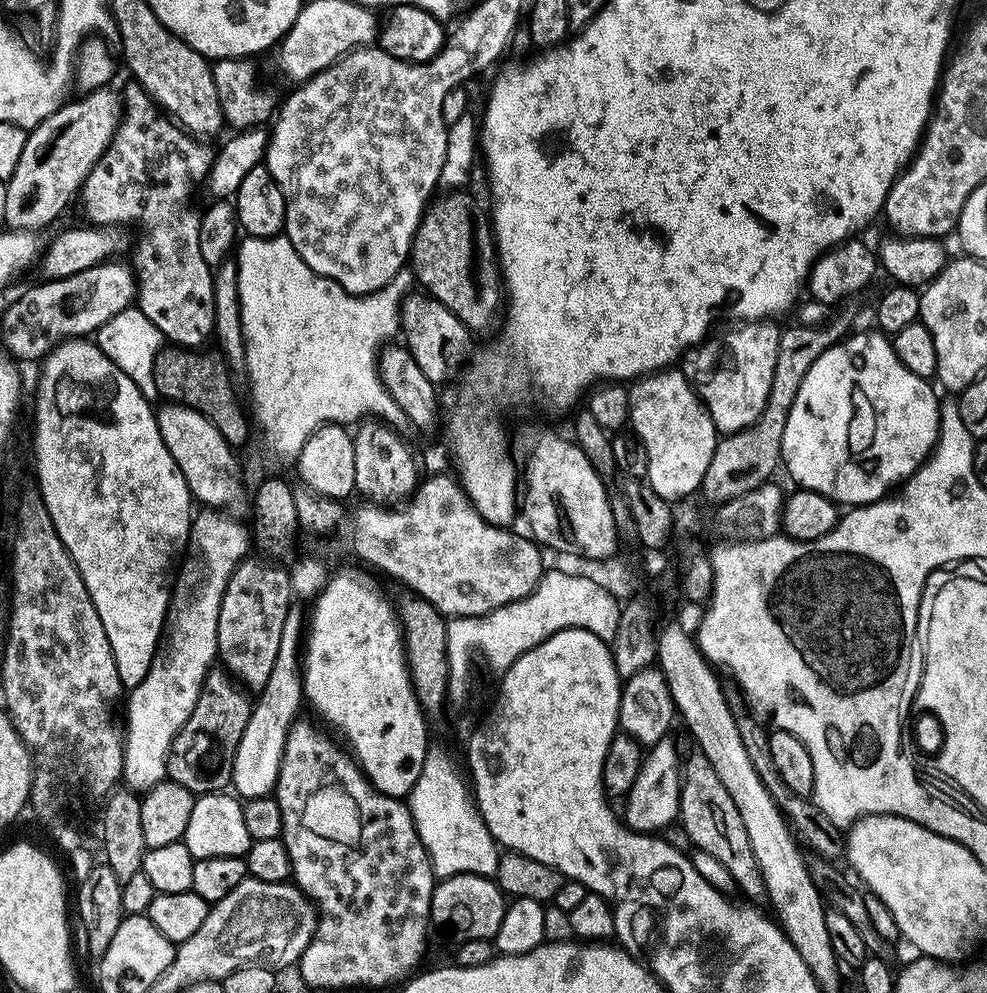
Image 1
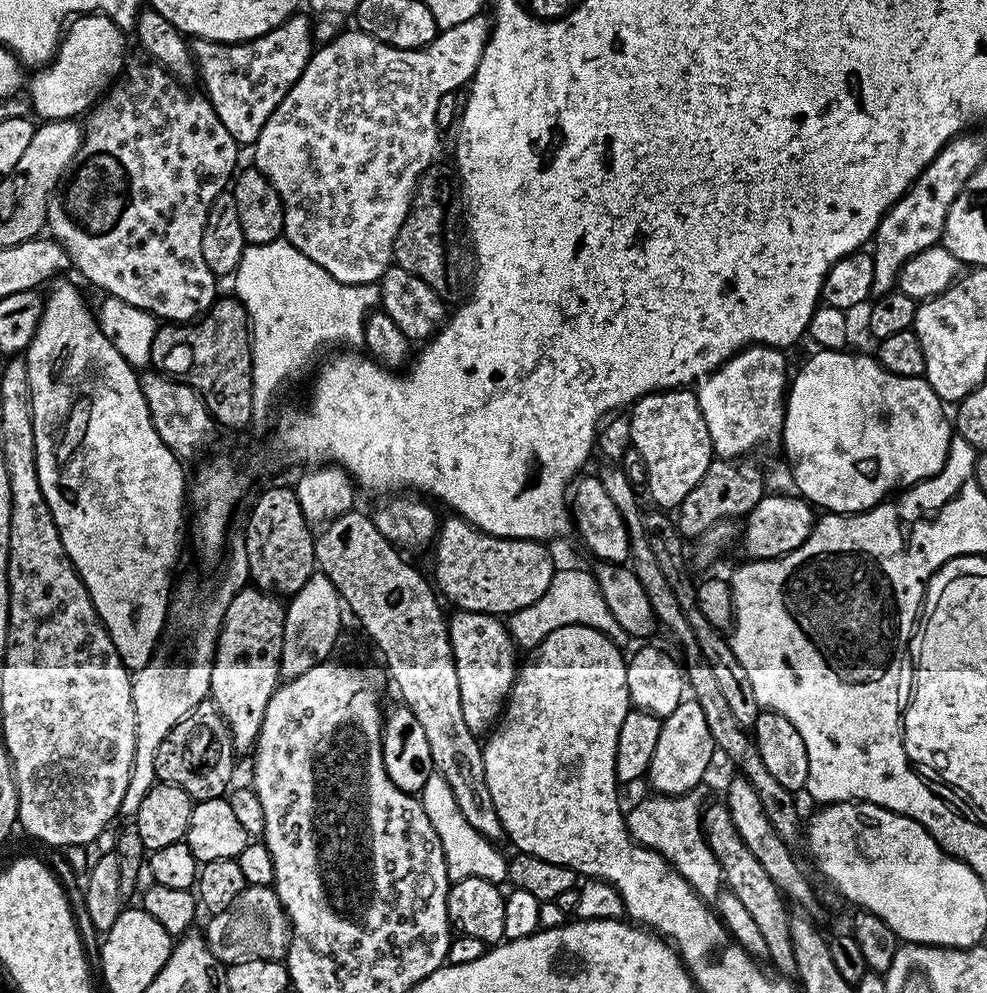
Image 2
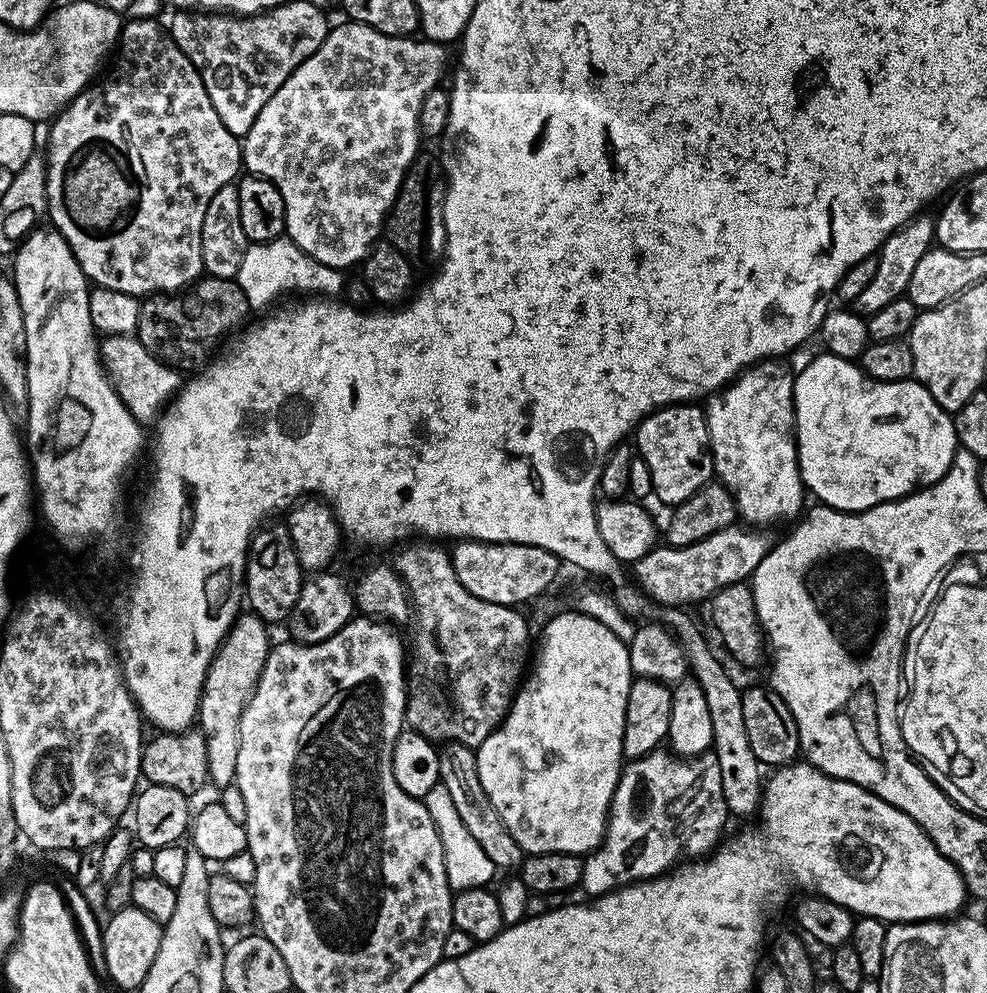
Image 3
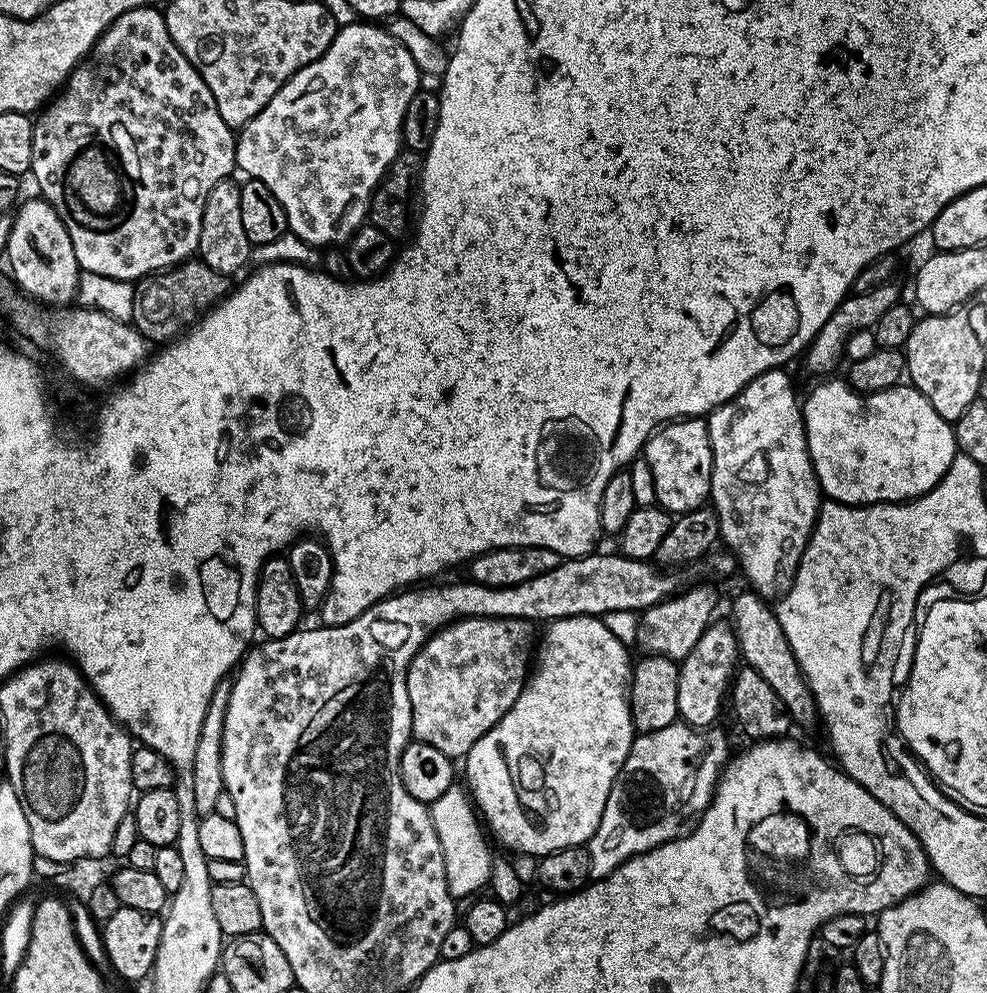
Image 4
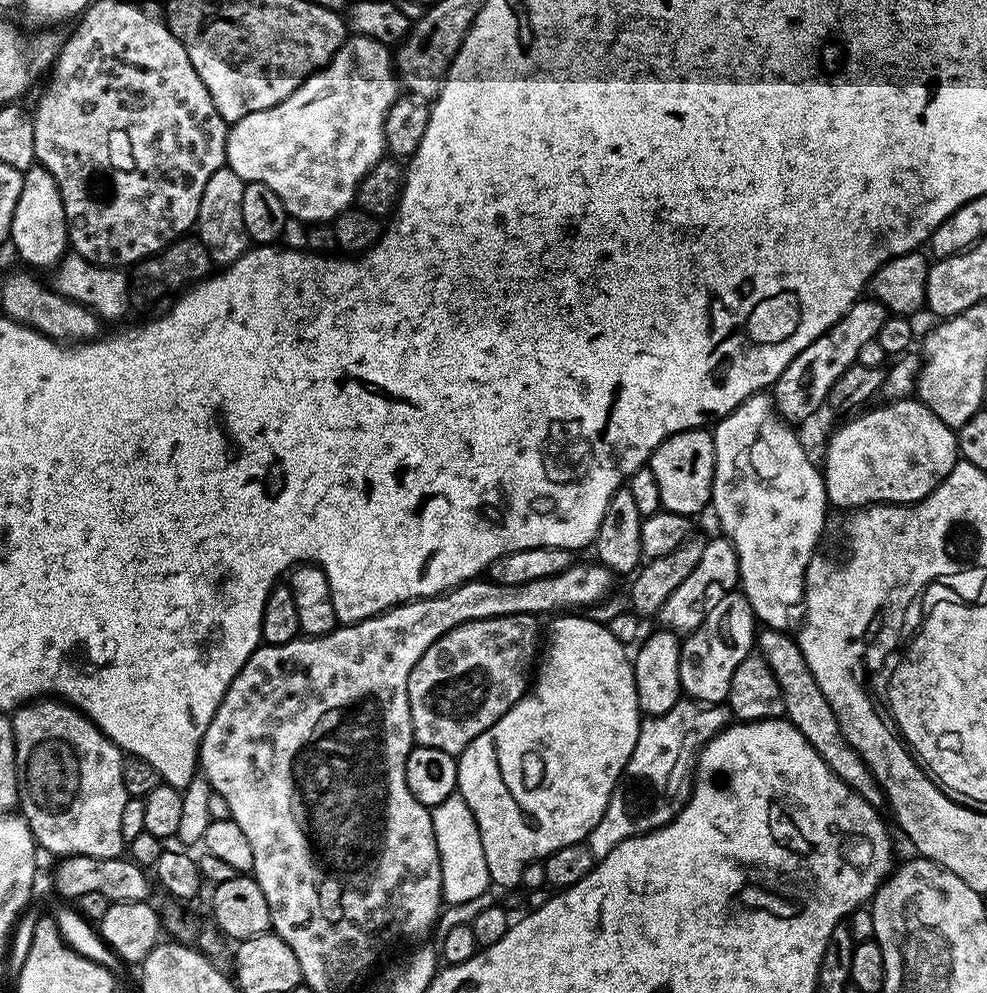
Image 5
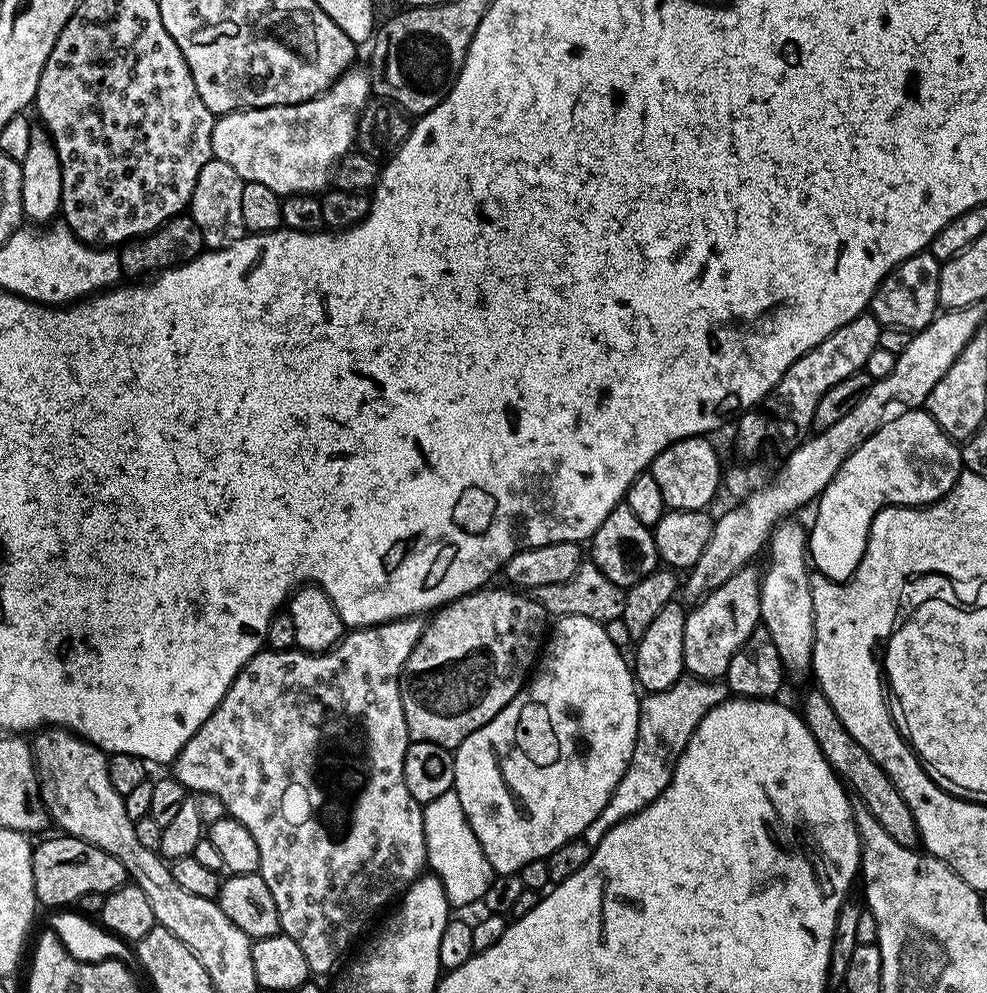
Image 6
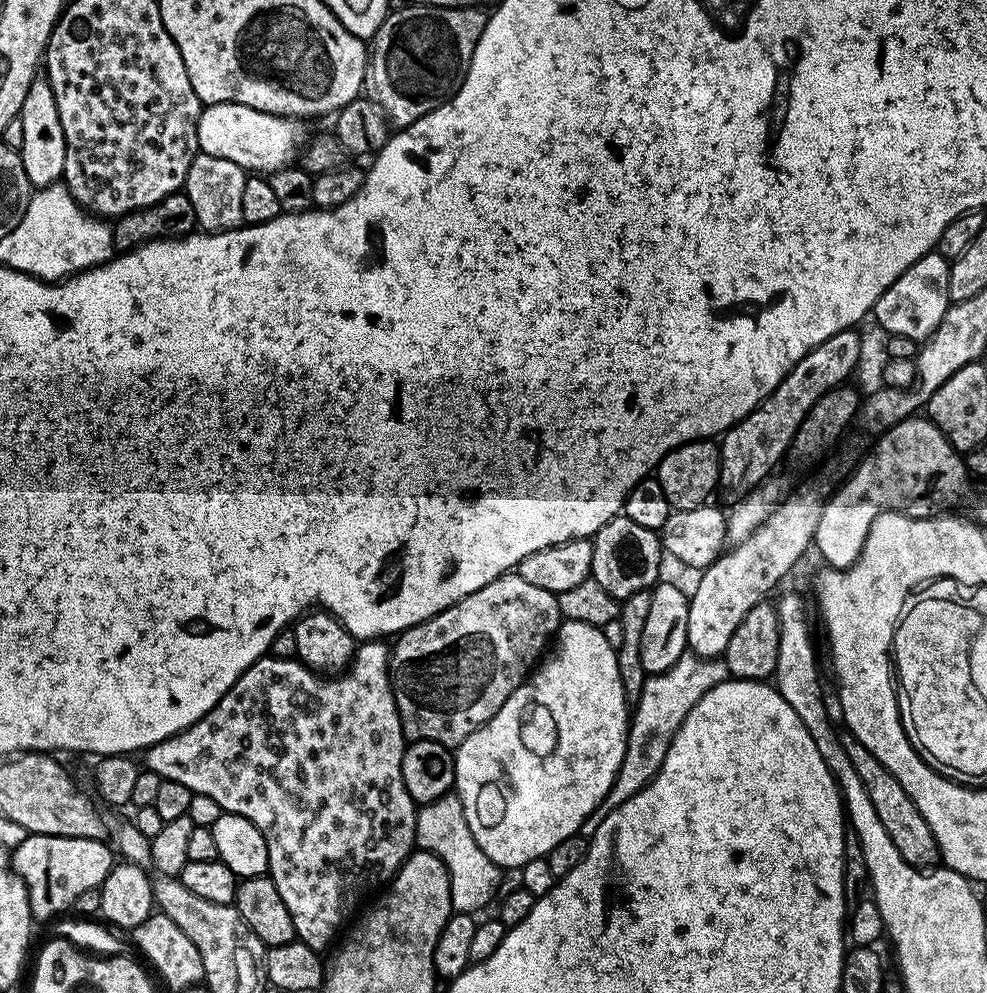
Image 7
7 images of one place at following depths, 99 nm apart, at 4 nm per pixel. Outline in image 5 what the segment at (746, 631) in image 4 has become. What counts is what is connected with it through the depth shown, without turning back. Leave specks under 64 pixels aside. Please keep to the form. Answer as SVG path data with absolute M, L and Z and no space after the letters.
M764 628L758 636L758 652L764 657L770 670L774 670L774 678L778 678L778 686L784 699L784 716L800 731L802 738L806 738L806 742L814 746L818 758L822 758L826 766L830 766L832 773L843 784L850 786L850 790L857 792L870 807L883 809L886 801L880 783L876 781L874 774L868 769L868 764L858 754L858 750L854 750L854 746L850 746L850 742L842 734L838 718L830 702L826 702L826 694L822 694L822 686L818 686L802 654L799 639L788 632Z

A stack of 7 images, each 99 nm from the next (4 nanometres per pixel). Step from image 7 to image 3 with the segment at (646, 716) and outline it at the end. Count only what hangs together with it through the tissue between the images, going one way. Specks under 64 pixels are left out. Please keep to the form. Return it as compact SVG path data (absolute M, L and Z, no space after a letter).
M657 750L640 756L636 760L628 760L623 765L620 773L620 781L616 784L616 789L612 795L612 805L608 808L608 825L604 831L604 840L600 847L594 852L589 852L584 856L584 869L580 879L580 888L588 891L589 897L595 898L604 896L607 892L612 892L625 884L635 884L638 878L651 878L662 876L665 872L672 871L681 862L691 862L697 858L704 858L709 855L721 843L722 835L720 831L724 828L724 823L730 820L730 813L726 806L726 798L722 794L722 770L718 770L718 758L716 753L709 750L700 756L683 757L673 754L668 750Z

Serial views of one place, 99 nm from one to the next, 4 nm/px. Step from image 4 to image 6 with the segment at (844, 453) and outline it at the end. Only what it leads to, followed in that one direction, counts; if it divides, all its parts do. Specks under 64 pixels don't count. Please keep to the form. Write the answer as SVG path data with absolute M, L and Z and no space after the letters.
M904 410L896 417L889 419L879 430L872 435L866 442L862 442L862 446L858 446L846 458L844 465L838 470L838 474L834 474L834 478L826 486L826 490L815 501L816 517L812 520L812 528L808 532L808 558L813 569L818 570L819 575L826 577L828 580L834 581L836 584L842 584L845 580L849 580L856 573L856 568L860 564L862 554L866 550L866 542L868 541L868 531L872 525L872 520L878 515L881 508L889 506L924 506L929 502L935 502L940 499L941 495L948 491L950 484L948 480L948 448L944 443L949 443L950 437L938 426L938 422L934 422L934 418L926 410Z

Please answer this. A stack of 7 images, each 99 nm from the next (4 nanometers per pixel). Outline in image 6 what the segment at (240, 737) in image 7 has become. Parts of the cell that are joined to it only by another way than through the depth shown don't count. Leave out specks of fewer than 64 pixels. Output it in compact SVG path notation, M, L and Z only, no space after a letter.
M401 618L398 620L390 620L387 624L374 624L370 628L352 630L341 639L337 647L323 652L306 652L303 650L293 650L291 652L261 650L257 652L256 655L244 665L244 669L236 675L234 682L228 688L228 693L224 695L220 705L218 705L210 714L210 718L206 718L206 722L202 722L202 726L192 735L190 742L186 742L186 746L177 754L174 761L174 775L176 780L182 782L182 786L188 789L189 793L204 793L220 798L227 815L233 820L242 822L246 826L246 830L250 830L250 834L254 834L254 842L258 842L258 858L260 859L260 871L258 875L264 879L266 886L270 886L270 894L274 894L274 902L276 903L276 909L280 915L280 932L283 933L283 935L294 938L294 942L298 942L298 947L302 950L302 954L306 954L308 970L309 973L312 974L316 974L316 972L334 971L336 963L347 954L348 947L363 934L364 927L366 927L388 903L391 905L393 902L399 901L404 892L407 891L416 880L420 879L428 862L426 834L424 833L424 809L421 805L413 801L412 795L408 793L408 787L404 781L404 759L406 758L406 750L410 743L410 737L408 735L408 727L406 726L406 718L404 717L402 698L400 697L400 677L404 670L404 663L410 658L414 646L419 642L420 635L422 635L426 627L425 621L422 622L420 620L423 619Z

